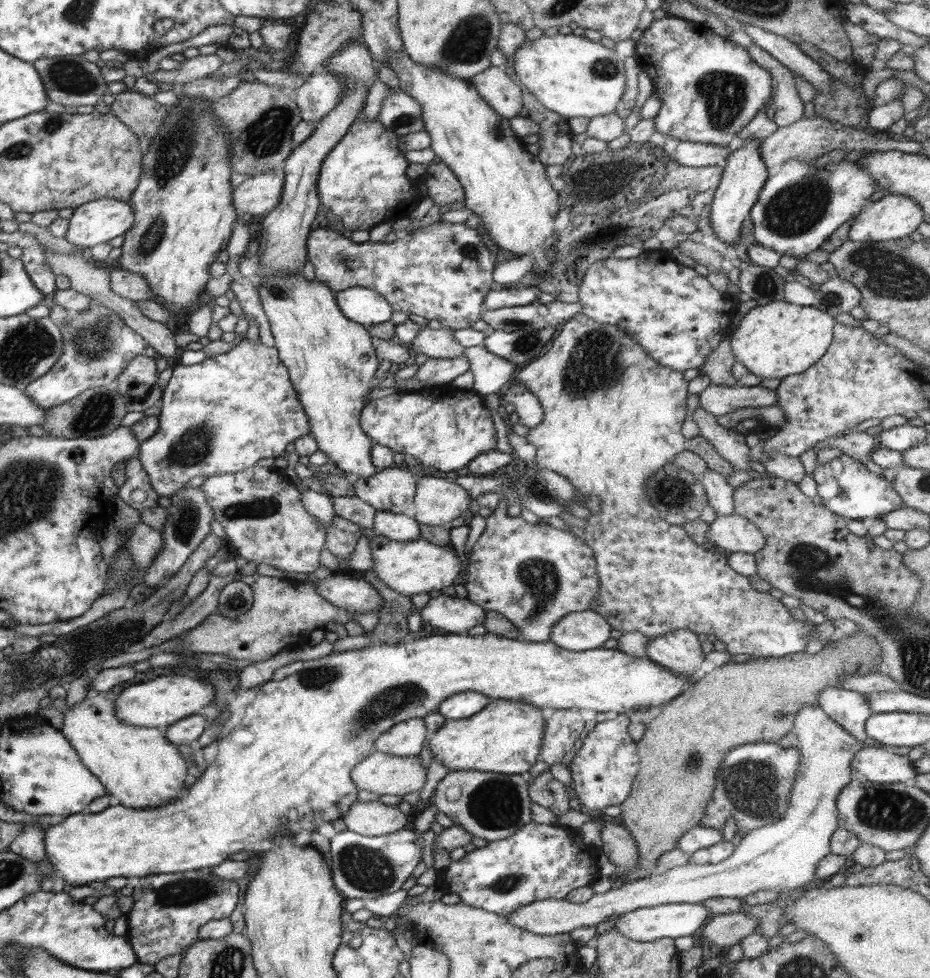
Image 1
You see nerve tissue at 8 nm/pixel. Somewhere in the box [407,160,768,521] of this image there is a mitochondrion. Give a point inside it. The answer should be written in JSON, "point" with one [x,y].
{"point":[594,364]}

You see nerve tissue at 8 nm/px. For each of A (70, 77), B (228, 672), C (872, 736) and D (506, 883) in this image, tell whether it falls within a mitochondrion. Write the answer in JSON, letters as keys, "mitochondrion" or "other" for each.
{"A":"mitochondrion","B":"other","C":"other","D":"mitochondrion"}

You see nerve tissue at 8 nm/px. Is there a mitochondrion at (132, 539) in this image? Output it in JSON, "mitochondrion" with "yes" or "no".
{"mitochondrion":"no"}

